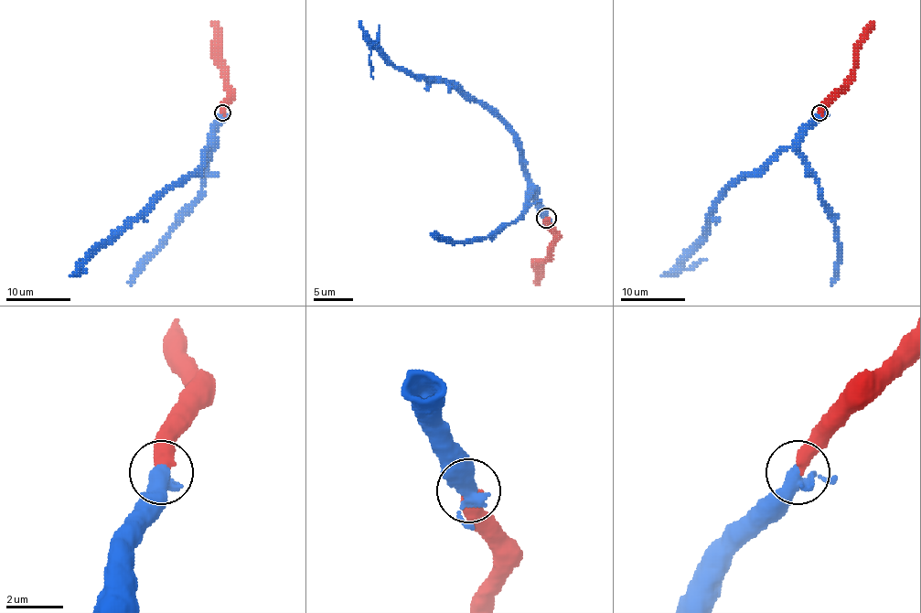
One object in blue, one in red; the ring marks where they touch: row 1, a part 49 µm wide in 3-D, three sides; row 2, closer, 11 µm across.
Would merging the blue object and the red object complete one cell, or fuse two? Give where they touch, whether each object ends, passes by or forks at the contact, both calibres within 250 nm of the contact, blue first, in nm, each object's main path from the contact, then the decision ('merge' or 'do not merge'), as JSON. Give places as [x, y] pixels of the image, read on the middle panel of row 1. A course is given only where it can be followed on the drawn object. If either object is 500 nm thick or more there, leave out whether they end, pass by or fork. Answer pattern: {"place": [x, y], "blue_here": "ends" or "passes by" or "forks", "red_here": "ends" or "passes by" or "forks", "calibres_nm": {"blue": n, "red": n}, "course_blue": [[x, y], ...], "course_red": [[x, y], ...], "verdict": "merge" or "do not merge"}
{"place": [546, 218], "blue_here": "passes by", "red_here": "ends", "calibres_nm": {"blue": 400, "red": 480}, "course_blue": [[545, 217], [528, 181], [523, 152], [486, 108], [446, 82], [411, 77], [373, 47], [373, 79]], "course_red": [[545, 220], [553, 235], [553, 249], [545, 259], [541, 274], [533, 283]], "verdict": "merge"}

